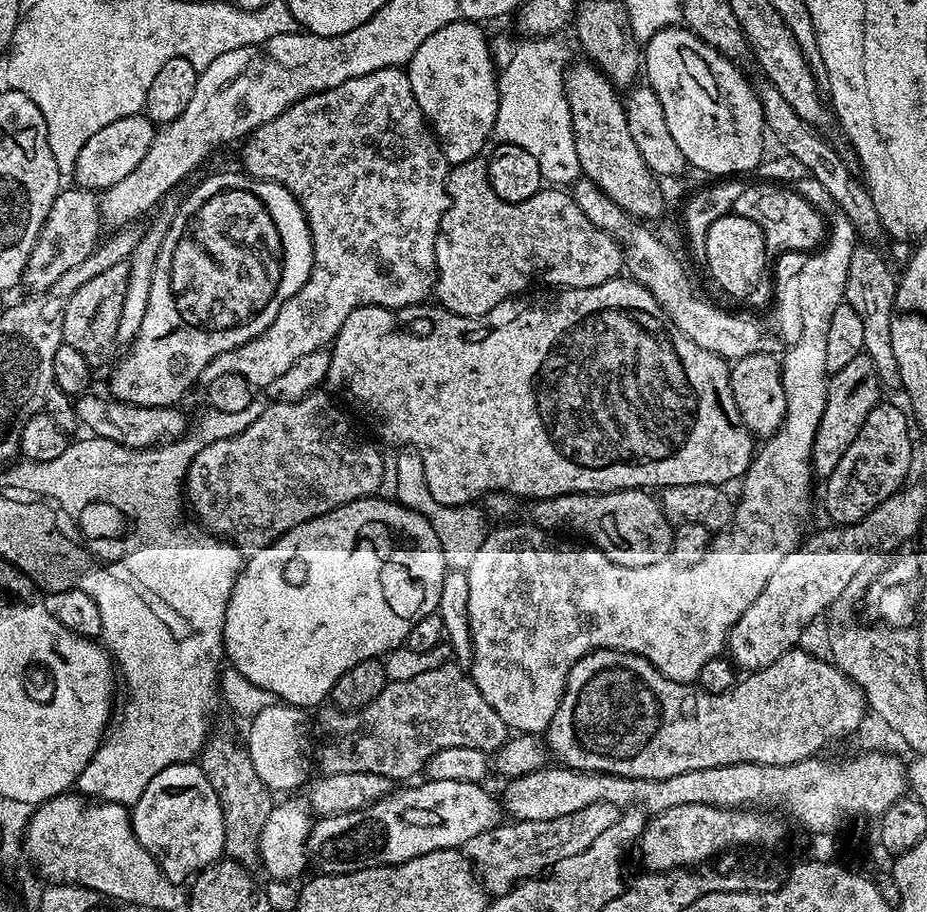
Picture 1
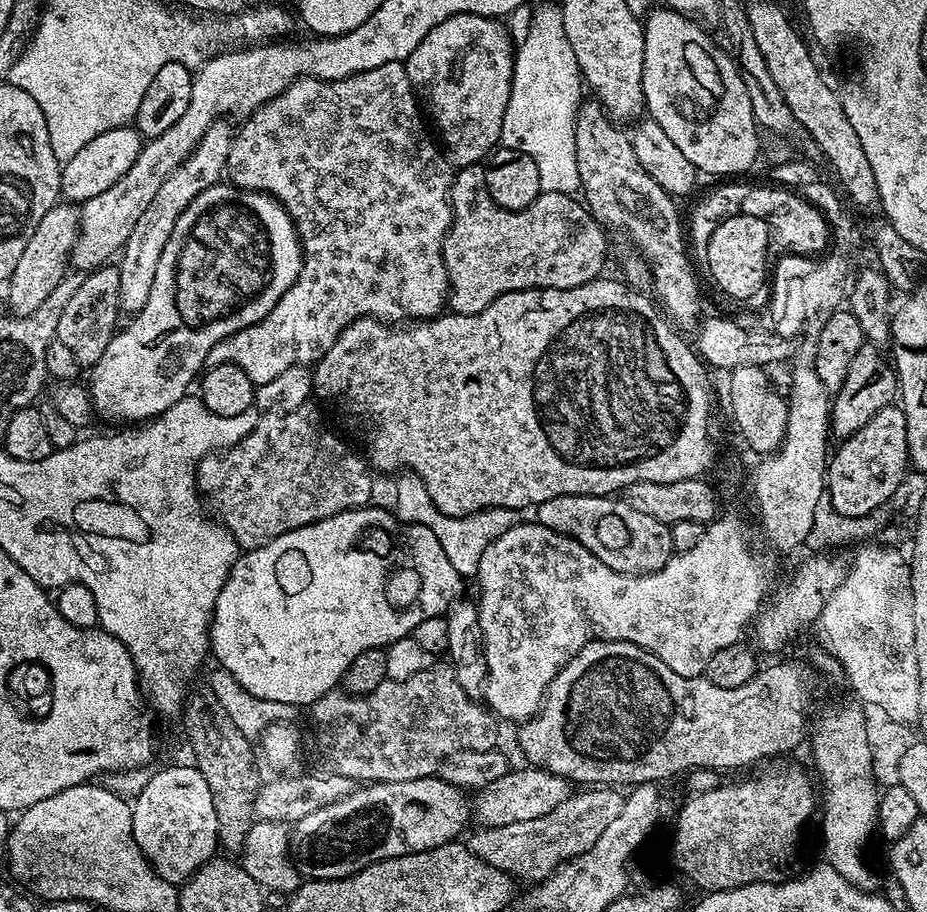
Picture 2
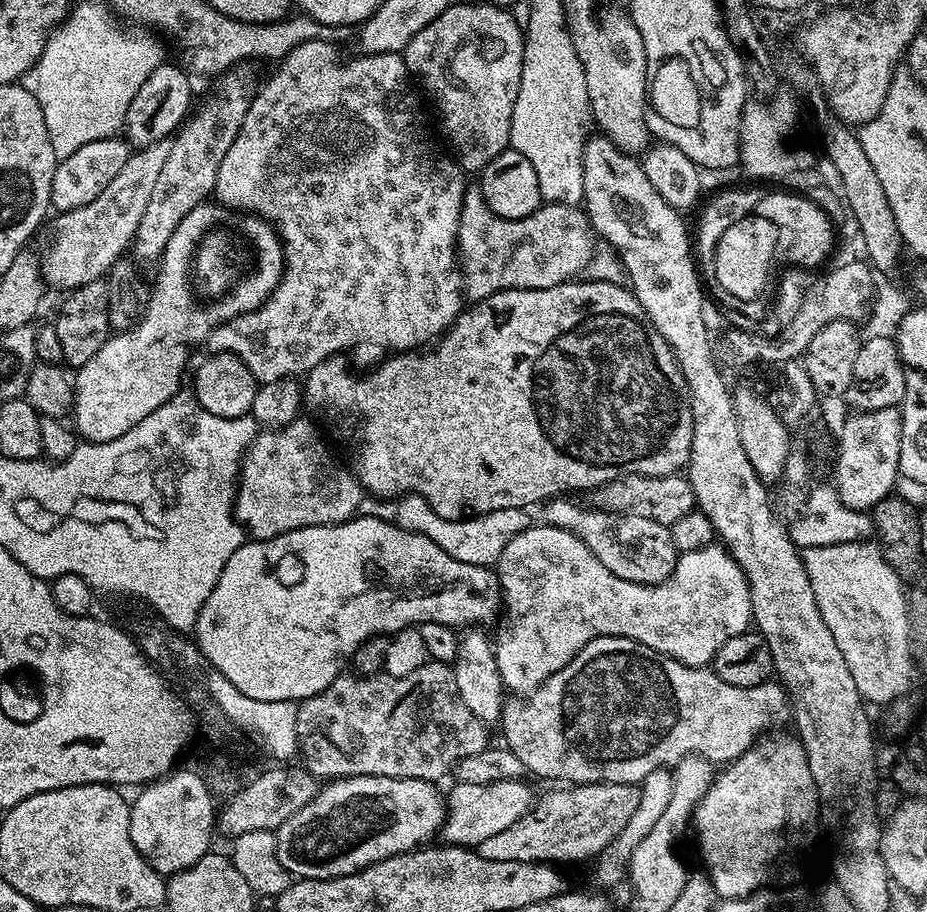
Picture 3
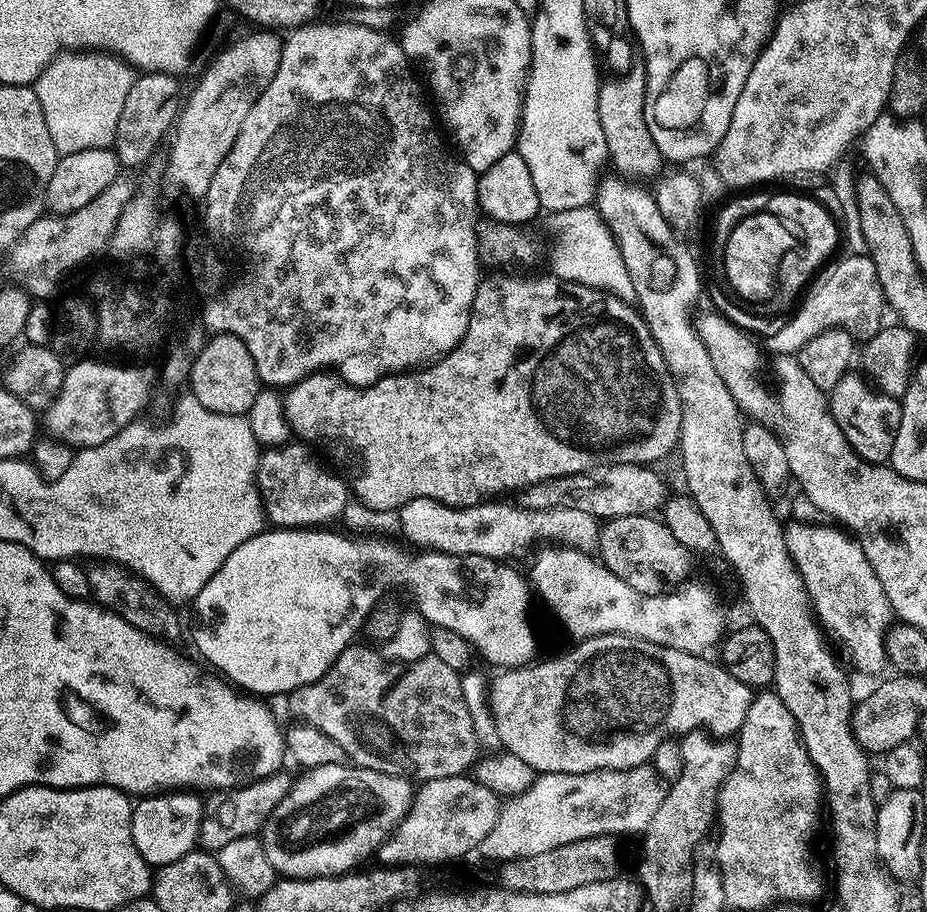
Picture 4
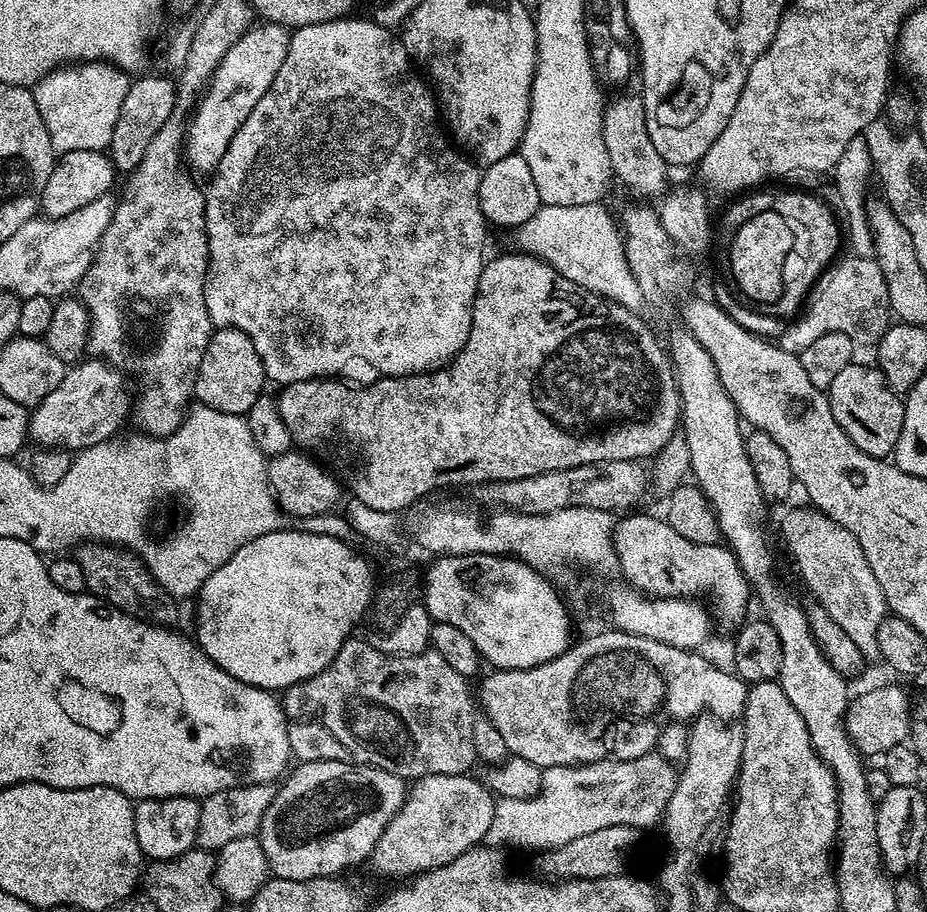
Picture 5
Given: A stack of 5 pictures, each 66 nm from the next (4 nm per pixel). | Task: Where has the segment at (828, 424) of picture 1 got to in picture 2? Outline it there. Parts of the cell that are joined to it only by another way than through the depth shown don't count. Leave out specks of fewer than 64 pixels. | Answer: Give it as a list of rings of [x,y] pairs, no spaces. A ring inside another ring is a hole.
[[[865,342],[862,350],[854,354],[854,362],[850,362],[850,370],[846,370],[846,382],[831,397],[830,400],[830,432],[837,441],[847,440],[859,428],[866,426],[878,410],[889,407],[897,399],[898,381],[896,369],[886,359],[879,347]]]

